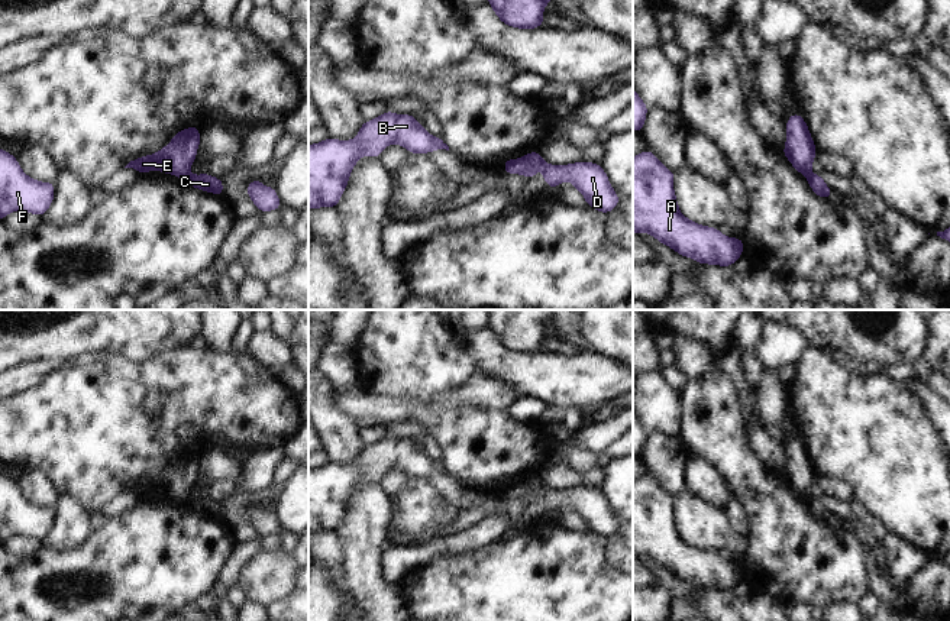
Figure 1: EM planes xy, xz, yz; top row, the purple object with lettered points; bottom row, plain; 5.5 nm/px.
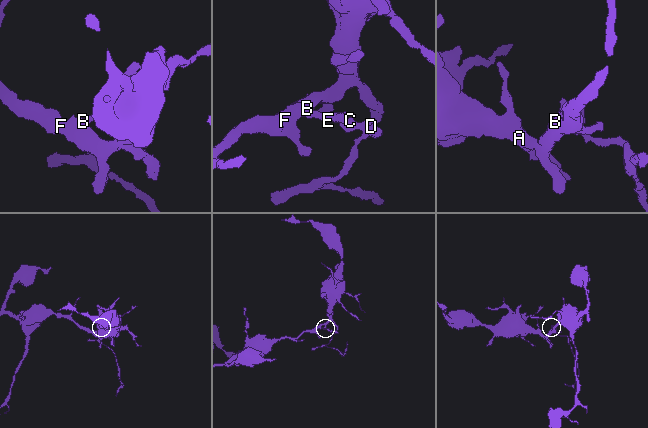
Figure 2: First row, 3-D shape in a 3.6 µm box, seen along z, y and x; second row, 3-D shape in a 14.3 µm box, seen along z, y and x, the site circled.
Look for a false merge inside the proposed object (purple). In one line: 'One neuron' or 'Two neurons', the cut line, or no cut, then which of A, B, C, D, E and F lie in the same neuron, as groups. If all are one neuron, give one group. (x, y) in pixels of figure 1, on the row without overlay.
Two neurons. Split along xy (188, 498), (183, 504). Groups: A B E F / C D.

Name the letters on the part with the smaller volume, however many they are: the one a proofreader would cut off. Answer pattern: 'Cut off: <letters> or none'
Cut off: C, D

